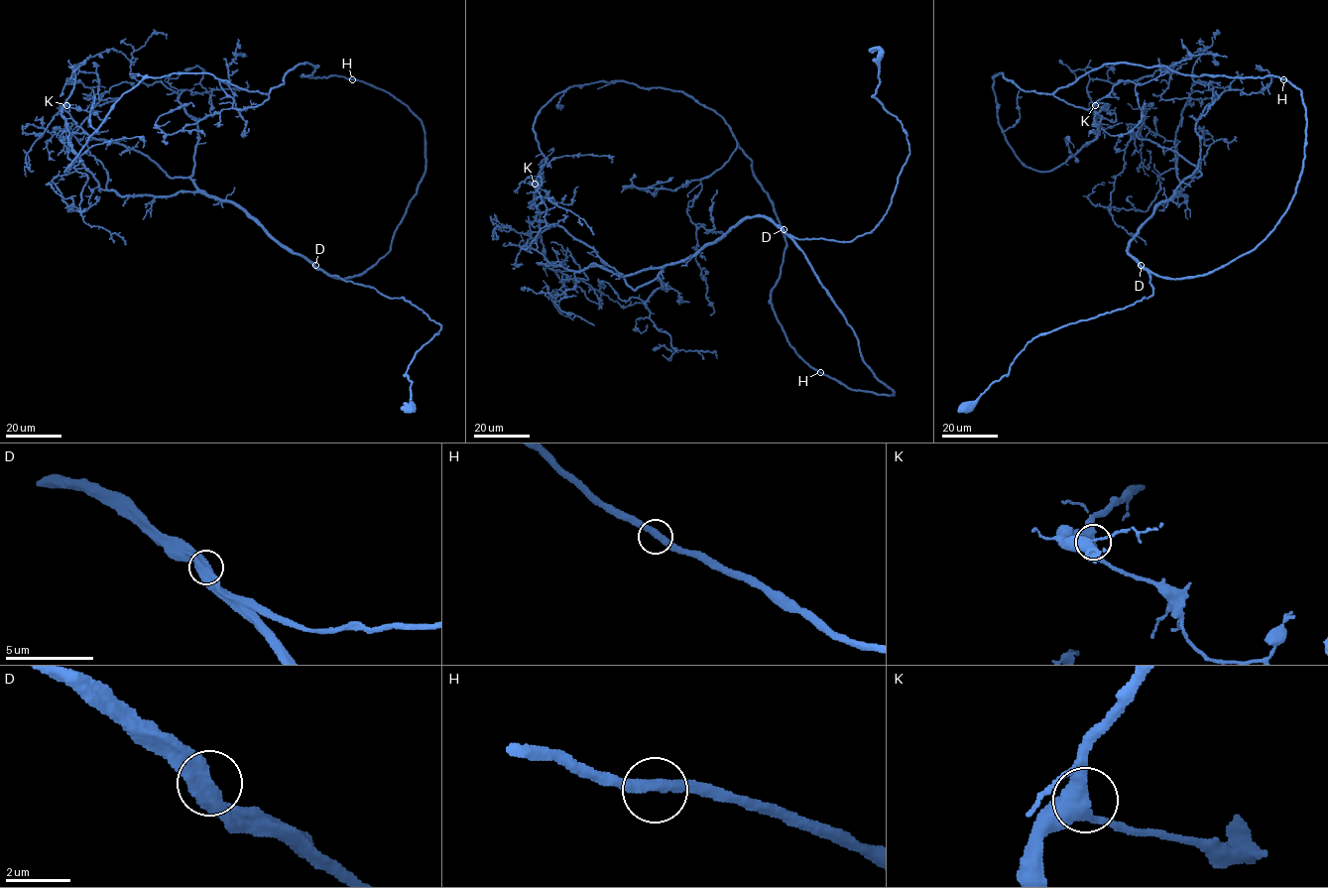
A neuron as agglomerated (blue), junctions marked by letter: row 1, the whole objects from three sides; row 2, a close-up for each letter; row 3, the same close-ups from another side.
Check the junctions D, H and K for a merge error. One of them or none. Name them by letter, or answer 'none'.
none

